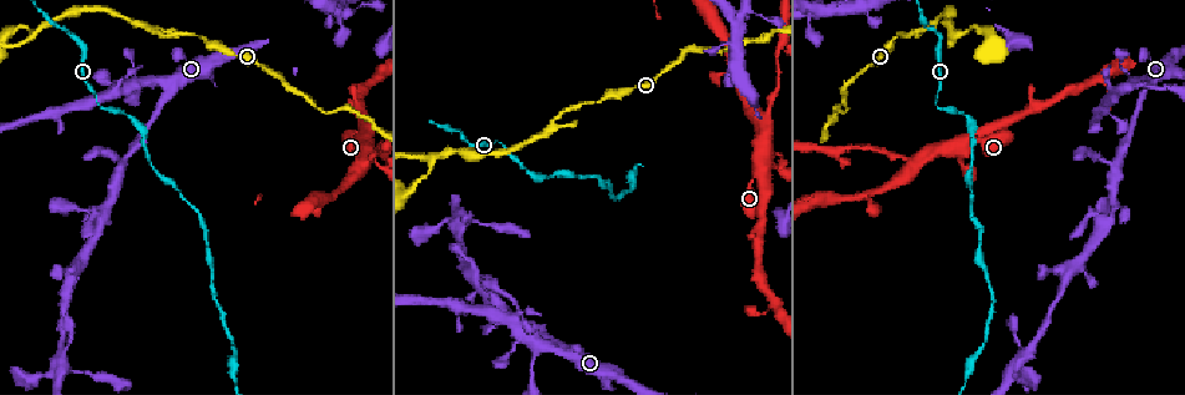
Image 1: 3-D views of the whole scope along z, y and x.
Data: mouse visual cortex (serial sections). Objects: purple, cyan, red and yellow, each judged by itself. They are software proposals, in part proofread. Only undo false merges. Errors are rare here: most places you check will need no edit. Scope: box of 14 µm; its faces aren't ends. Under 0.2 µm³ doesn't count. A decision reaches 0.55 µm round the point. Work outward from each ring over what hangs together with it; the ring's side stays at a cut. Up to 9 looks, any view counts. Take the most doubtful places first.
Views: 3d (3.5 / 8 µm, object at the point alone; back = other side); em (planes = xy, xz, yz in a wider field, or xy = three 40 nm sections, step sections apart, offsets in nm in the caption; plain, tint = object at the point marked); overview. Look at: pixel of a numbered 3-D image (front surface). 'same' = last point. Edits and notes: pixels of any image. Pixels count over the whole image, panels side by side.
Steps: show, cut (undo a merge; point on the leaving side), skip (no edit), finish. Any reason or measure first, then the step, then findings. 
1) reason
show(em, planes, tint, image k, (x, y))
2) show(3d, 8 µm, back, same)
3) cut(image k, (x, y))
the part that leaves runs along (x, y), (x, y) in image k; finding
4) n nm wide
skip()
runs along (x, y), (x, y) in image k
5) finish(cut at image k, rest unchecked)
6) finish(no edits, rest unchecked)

thin neck
show(3d, 3.5 µm, image 1, (497, 140))

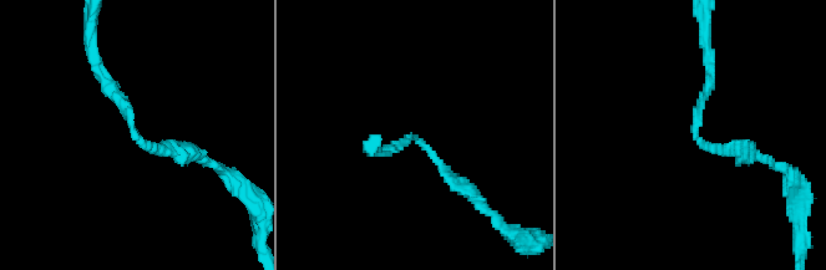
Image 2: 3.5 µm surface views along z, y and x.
show(em, xy, step 2, tint, image 2, (693, 131))

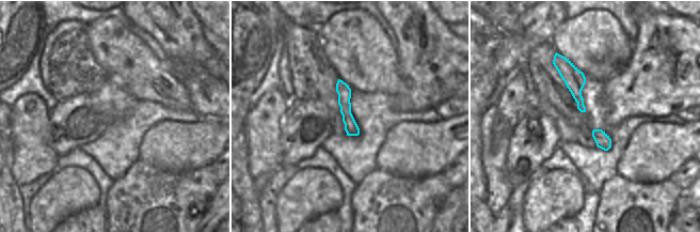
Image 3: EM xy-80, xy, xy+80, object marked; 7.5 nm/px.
100 nm wide
skip()
runs along (95, 64), (148, 147), (191, 151) in image 2; continuous, no second cell

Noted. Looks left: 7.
arms part here
show(3d, 3.5 µm, image 1, (433, 159))

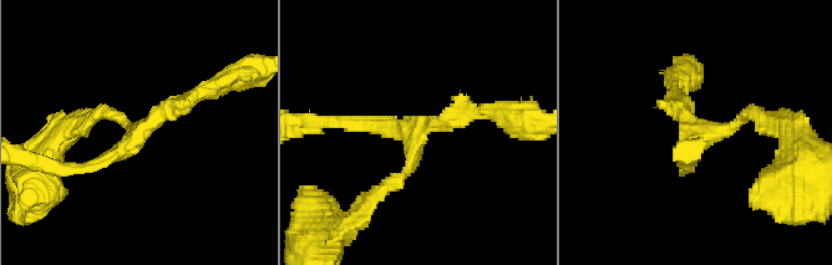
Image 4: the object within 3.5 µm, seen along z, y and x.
show(em, xy, step 3, tint, image 4, (695, 131))

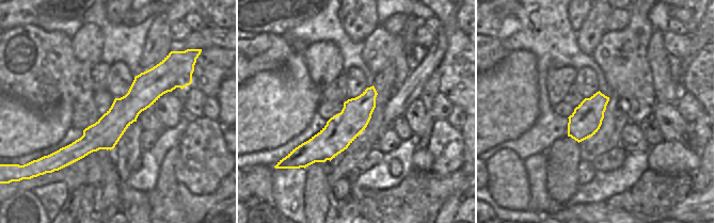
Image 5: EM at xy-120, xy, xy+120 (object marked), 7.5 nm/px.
3 arms
skip()
runs along (179, 81), (63, 153) in image 5; continuous, no second cell

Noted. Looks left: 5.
three arms meet
show(3d, 8 µm, image 1, (764, 115))

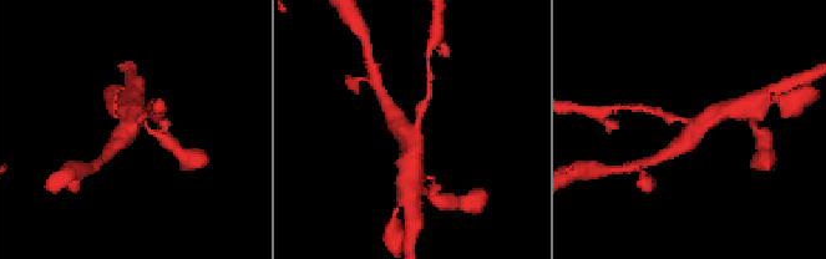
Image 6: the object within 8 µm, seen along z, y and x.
3 arms; arms of 200, 400, 500 nm
show(em, xy, step 2, tint, image 6, (695, 123))

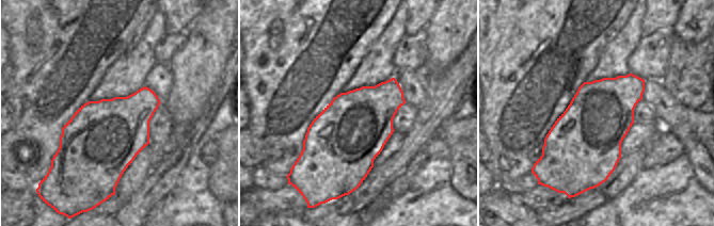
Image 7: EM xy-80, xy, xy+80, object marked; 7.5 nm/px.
skip()
runs along (728, 108), (674, 148) in image 6; continuous, no second cell

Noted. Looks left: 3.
show(3d, 3.5 µm, image 1, (1141, 78))

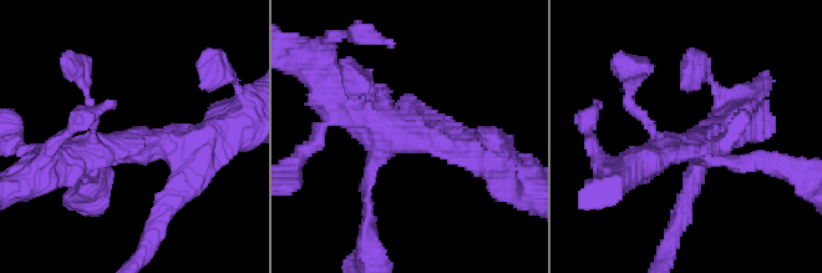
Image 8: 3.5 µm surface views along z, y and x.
show(em, xy, step 5, plain, image 8, (690, 140))

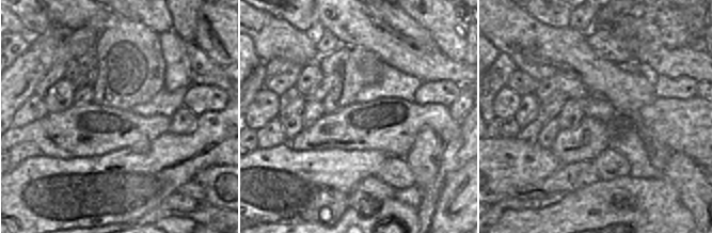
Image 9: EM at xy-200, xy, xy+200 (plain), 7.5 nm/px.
show(em, xy, step 5, tint, same)

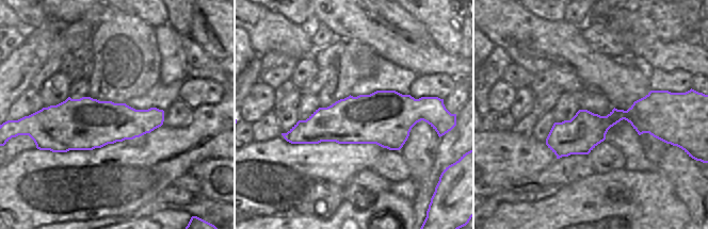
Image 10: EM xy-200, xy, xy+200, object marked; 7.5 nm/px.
420 nm wide
skip()
runs along (483, 152), (395, 136), (330, 85) in image 8; one cell here

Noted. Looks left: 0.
finish(no edits, rest unchecked)

